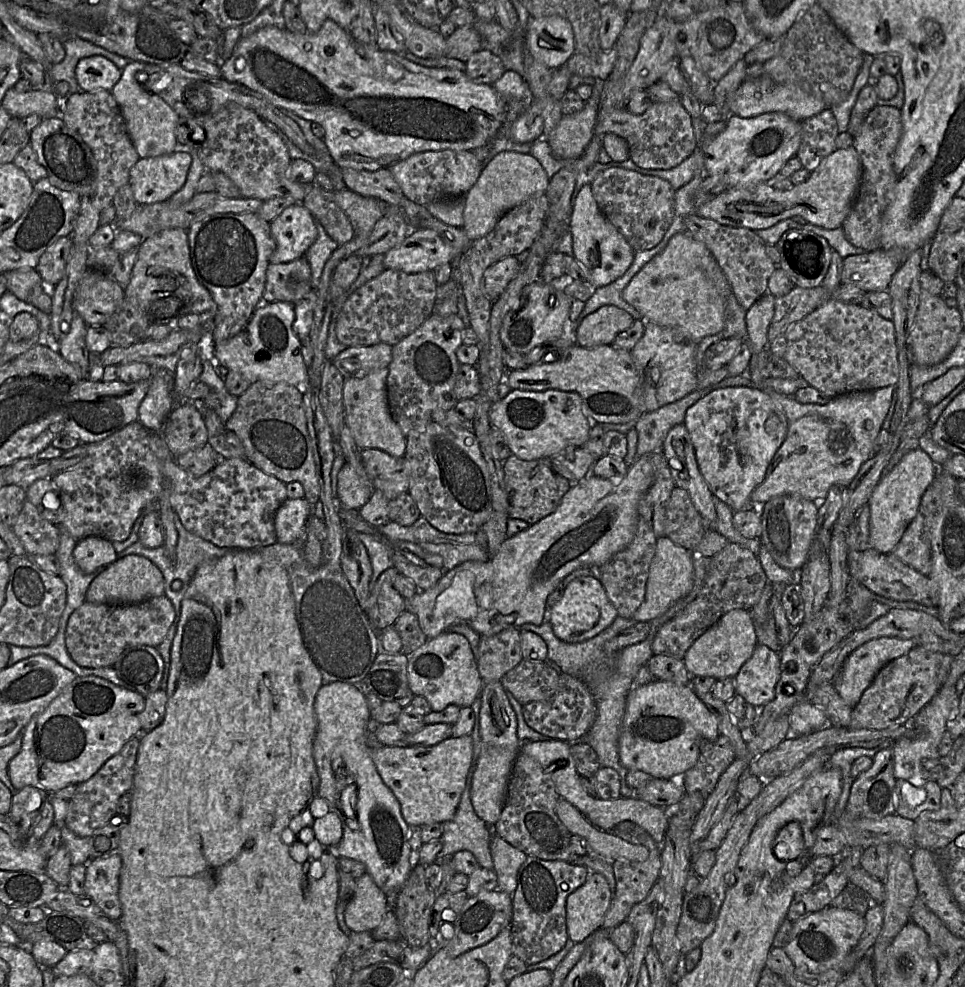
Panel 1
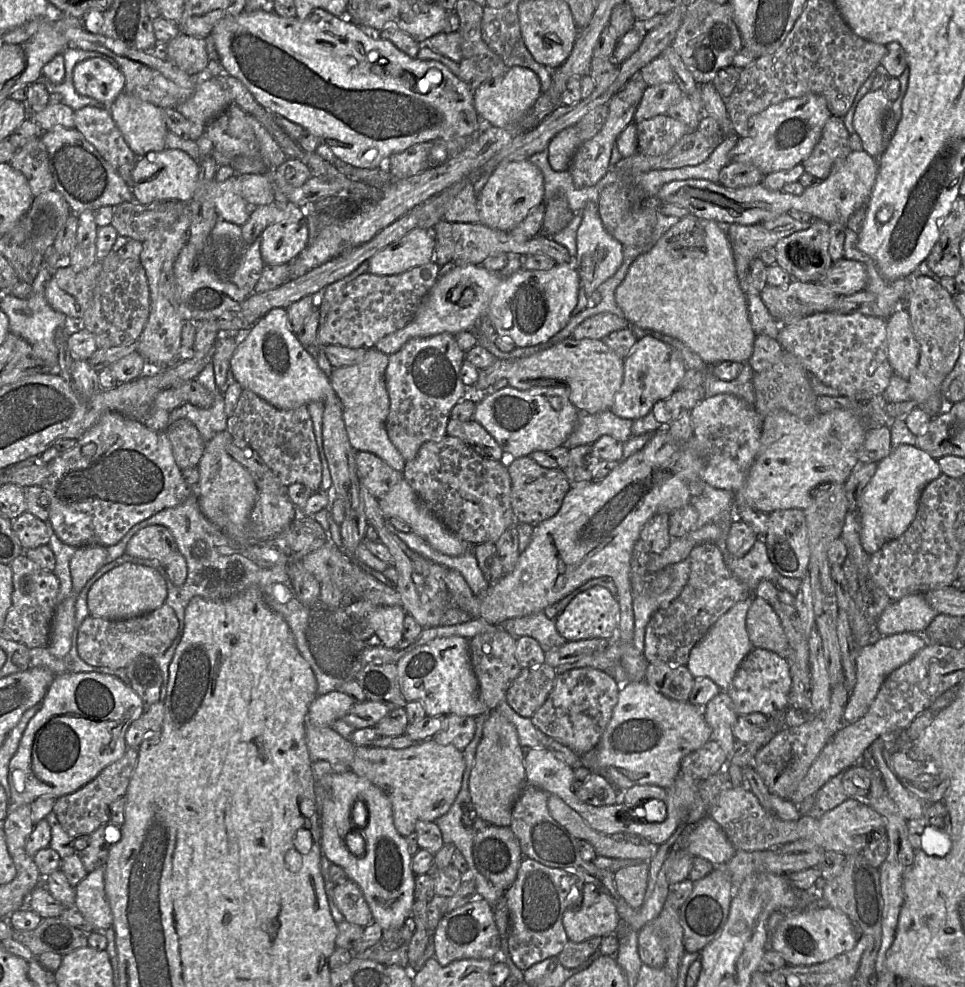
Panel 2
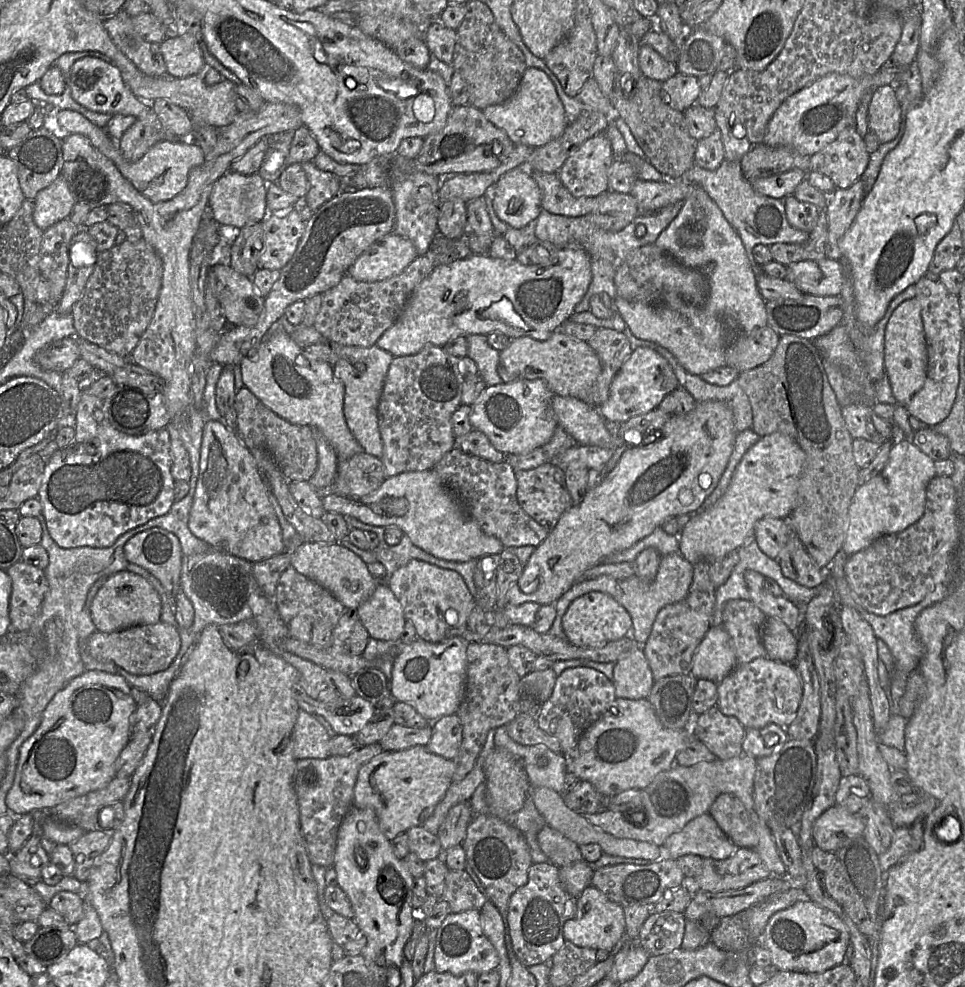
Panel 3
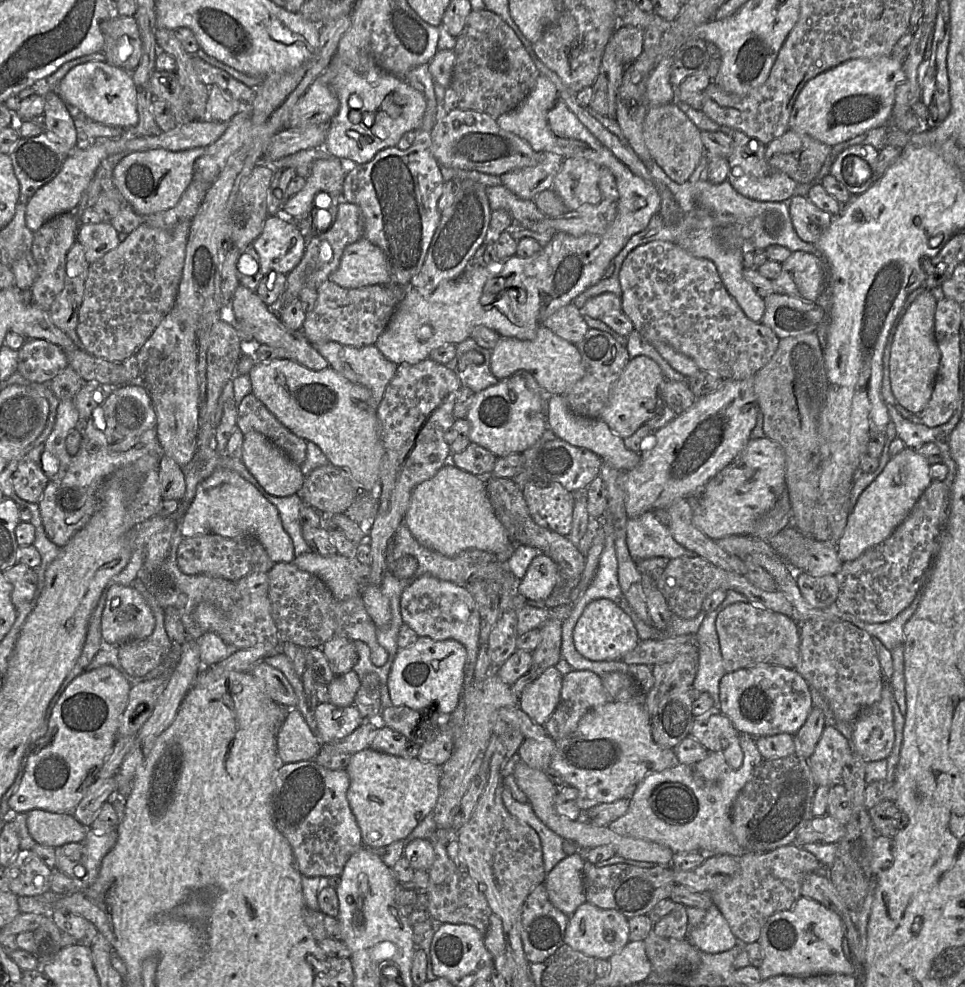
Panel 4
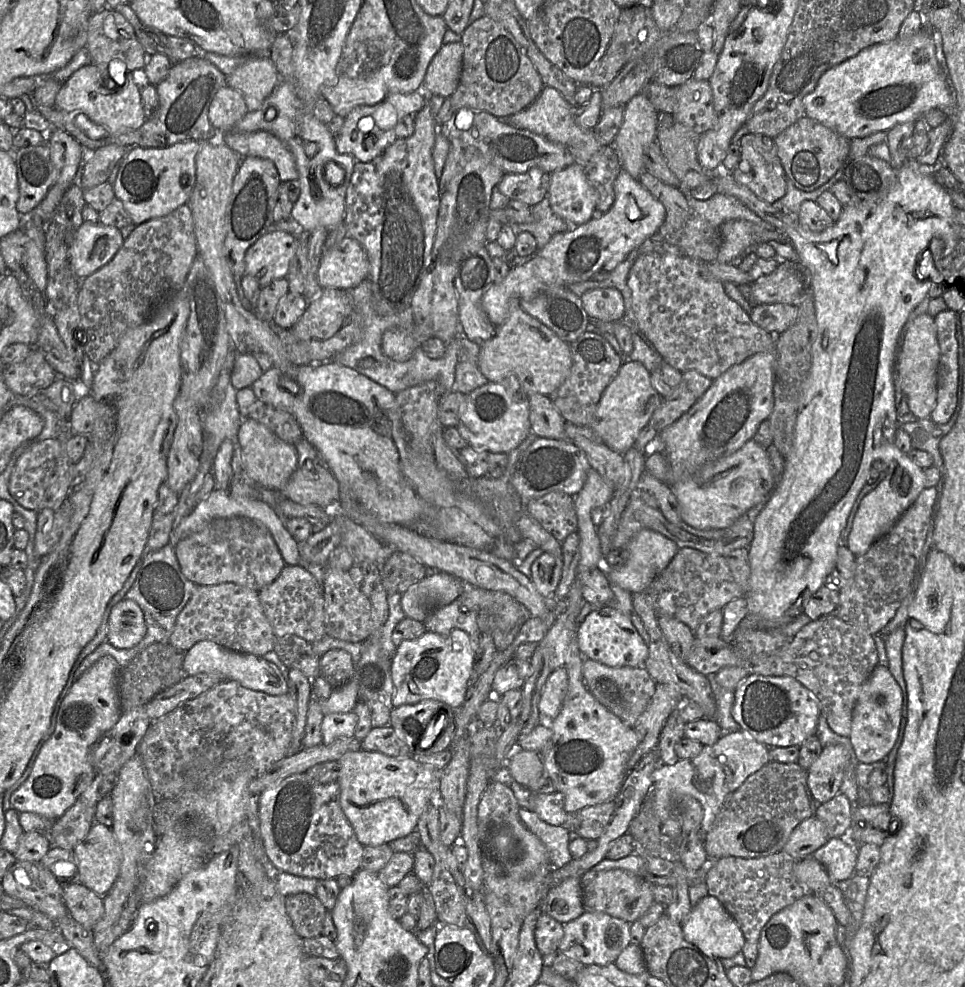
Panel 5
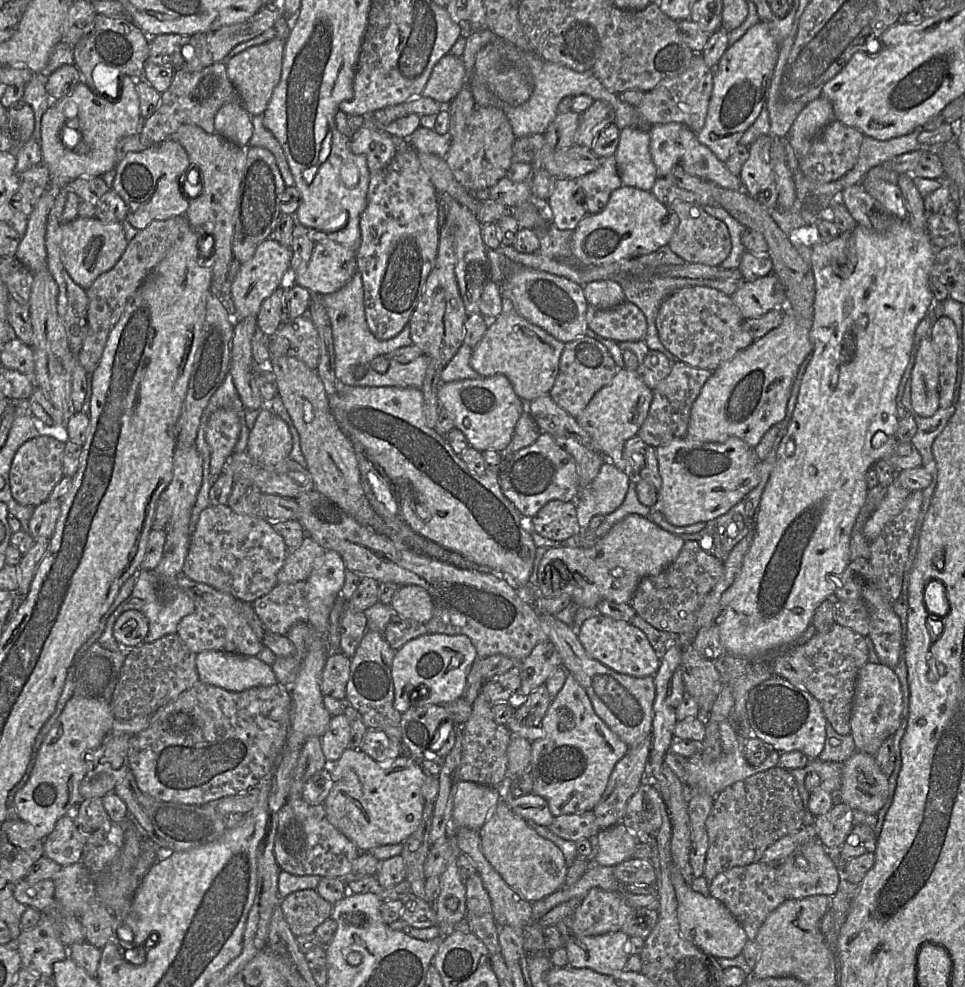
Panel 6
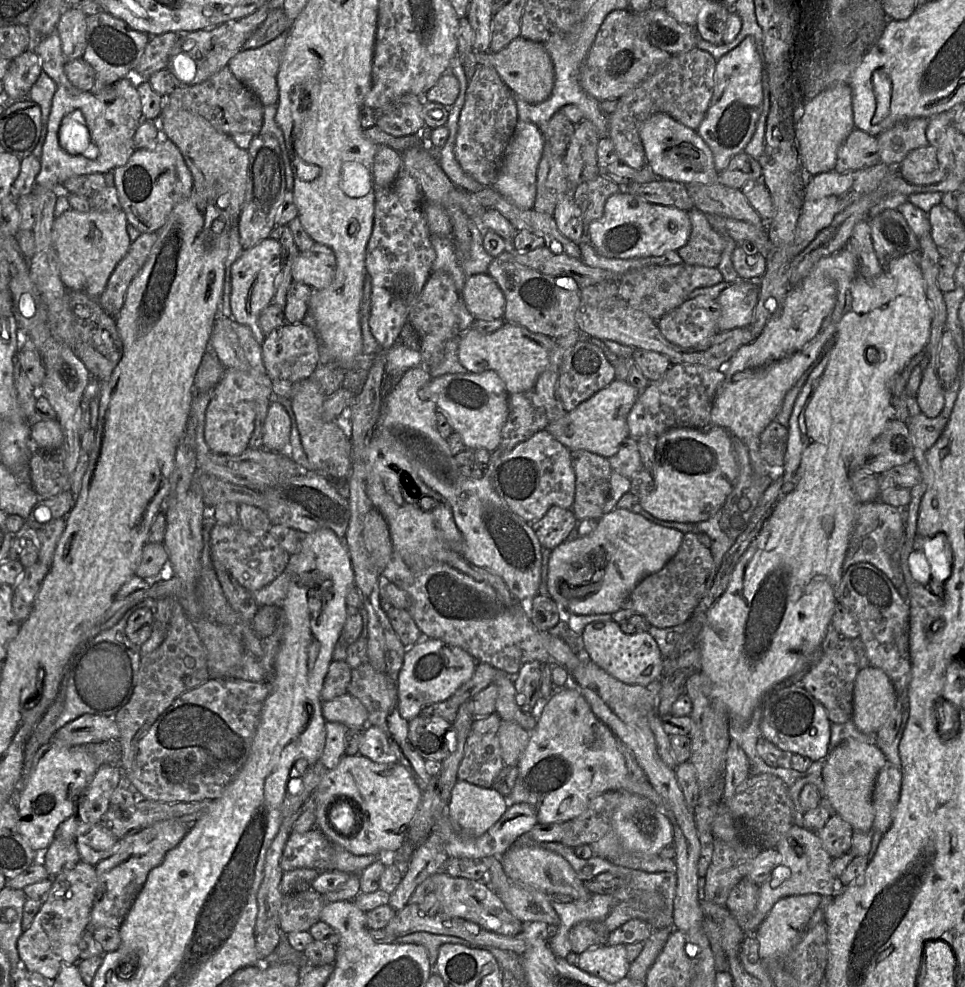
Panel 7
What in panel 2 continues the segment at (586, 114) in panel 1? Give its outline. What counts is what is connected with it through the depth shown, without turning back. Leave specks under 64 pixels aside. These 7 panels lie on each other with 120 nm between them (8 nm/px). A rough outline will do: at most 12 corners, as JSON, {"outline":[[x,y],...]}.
{"outline":[[575,126],[546,148],[551,167],[567,170],[582,143]]}

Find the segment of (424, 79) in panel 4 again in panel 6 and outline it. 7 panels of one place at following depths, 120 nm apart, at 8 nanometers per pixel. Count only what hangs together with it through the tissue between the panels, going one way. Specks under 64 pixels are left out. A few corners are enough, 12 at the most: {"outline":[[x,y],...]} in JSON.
{"outline":[[411,145],[370,173],[356,260],[389,340],[434,267],[438,192]]}

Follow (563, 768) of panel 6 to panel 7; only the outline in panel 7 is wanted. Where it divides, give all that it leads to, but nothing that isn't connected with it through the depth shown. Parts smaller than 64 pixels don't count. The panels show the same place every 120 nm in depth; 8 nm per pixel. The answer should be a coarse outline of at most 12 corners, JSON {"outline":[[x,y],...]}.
{"outline":[[576,684],[555,690],[506,797],[541,824],[640,795]]}

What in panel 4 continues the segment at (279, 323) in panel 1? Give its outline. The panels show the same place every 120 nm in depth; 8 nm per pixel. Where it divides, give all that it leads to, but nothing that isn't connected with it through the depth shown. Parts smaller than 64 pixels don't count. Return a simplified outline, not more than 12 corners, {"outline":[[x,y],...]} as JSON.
{"outline":[[257,362],[252,393],[360,495],[369,532],[384,454],[370,390],[329,366]]}

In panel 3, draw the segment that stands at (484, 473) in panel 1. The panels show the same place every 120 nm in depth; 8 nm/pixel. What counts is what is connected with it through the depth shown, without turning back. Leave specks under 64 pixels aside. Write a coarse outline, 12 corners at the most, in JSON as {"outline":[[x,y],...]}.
{"outline":[[451,449],[432,469],[506,547],[549,531],[517,500],[515,471]]}

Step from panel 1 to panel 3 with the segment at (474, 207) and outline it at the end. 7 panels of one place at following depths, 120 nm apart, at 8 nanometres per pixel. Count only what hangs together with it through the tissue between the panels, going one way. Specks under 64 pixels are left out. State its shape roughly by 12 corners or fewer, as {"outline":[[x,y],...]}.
{"outline":[[516,167],[494,186],[492,207],[511,228],[542,210],[530,171]]}

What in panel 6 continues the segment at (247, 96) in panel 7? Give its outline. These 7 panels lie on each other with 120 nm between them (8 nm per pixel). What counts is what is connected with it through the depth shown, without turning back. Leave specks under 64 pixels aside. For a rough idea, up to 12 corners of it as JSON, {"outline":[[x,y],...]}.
{"outline":[[224,63],[175,70],[138,134],[145,148],[183,125],[214,134],[215,115],[242,100]]}

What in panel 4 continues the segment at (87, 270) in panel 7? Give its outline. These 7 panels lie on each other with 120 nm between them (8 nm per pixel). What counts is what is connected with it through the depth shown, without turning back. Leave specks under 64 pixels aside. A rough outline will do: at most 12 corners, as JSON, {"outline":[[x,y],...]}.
{"outline":[[108,222],[81,225],[77,241],[92,264],[120,244]]}

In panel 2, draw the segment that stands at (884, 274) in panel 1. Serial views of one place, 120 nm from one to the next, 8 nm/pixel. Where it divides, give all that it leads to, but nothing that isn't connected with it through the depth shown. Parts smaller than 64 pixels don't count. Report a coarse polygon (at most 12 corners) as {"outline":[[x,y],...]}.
{"outline":[[843,258],[818,283],[838,296],[866,289],[867,269]]}

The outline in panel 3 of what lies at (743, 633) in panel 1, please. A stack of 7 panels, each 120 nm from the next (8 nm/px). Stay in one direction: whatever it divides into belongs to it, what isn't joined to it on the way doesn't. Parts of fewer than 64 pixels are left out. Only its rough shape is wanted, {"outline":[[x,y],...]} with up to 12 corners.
{"outline":[[711,626],[691,675],[720,683],[737,666],[732,640]]}

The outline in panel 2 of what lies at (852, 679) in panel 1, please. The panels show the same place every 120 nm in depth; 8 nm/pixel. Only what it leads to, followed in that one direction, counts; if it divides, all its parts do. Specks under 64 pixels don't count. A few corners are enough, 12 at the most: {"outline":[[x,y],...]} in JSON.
{"outline":[[916,633],[860,648],[843,722],[863,717],[886,677],[925,646]]}

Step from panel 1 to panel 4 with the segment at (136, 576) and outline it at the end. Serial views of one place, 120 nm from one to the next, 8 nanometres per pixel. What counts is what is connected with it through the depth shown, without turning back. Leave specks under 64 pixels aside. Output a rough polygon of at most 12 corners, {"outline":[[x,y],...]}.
{"outline":[[107,588],[104,643],[148,638],[154,615],[137,589]]}

